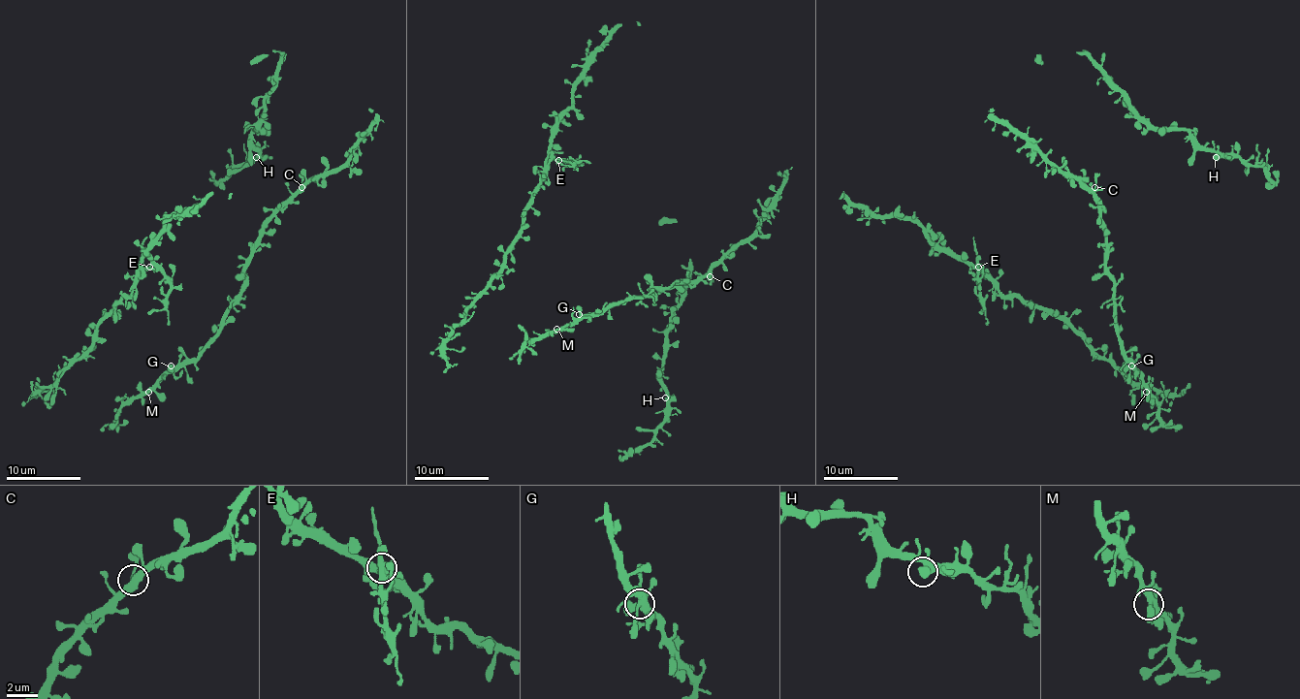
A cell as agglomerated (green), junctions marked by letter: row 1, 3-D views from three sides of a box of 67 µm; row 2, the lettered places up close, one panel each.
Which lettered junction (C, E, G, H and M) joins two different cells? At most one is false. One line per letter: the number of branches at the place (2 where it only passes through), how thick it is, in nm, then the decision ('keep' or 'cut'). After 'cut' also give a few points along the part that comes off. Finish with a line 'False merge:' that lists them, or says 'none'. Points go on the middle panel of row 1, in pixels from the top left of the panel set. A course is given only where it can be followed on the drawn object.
C: branches 4; calibre 280 nm; keep
E: branches 4; calibre 280 nm; cut; course (558, 161), (572, 161), (570, 159), (577, 168)
G: branches 3; calibre 340 nm; keep
H: branches 4; calibre 280 nm; keep
M: branches 4; calibre 360 nm; keep
False merge: E

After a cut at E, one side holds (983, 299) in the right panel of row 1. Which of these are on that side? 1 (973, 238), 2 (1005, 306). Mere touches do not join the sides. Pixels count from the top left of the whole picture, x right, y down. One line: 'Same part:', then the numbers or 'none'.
Same part: 1

